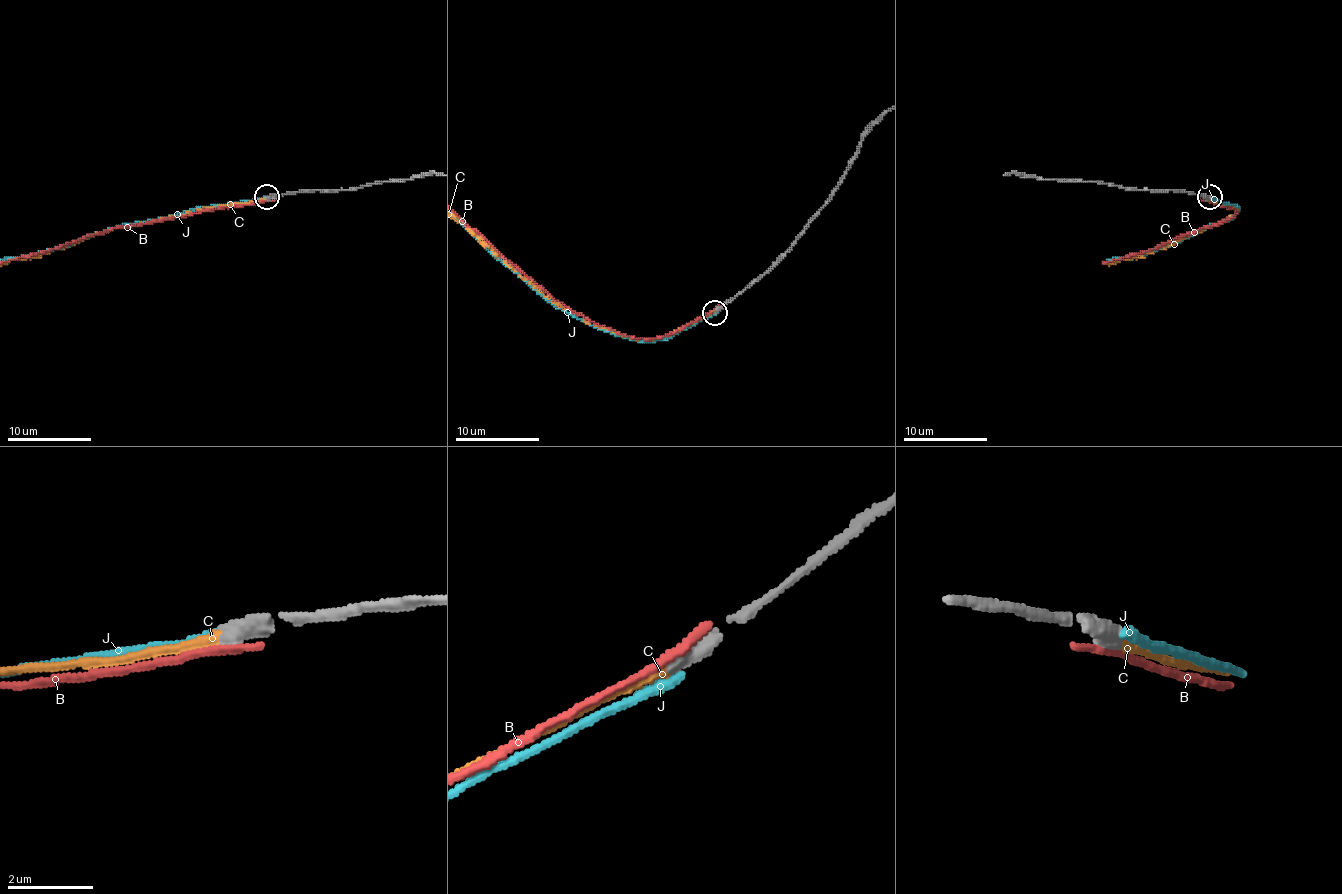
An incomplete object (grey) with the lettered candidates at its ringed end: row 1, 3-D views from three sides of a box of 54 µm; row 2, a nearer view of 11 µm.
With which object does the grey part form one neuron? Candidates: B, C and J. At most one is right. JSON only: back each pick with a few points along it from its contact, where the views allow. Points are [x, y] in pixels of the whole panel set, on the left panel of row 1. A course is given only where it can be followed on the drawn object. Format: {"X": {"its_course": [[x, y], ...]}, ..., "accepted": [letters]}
{"accepted": []}

